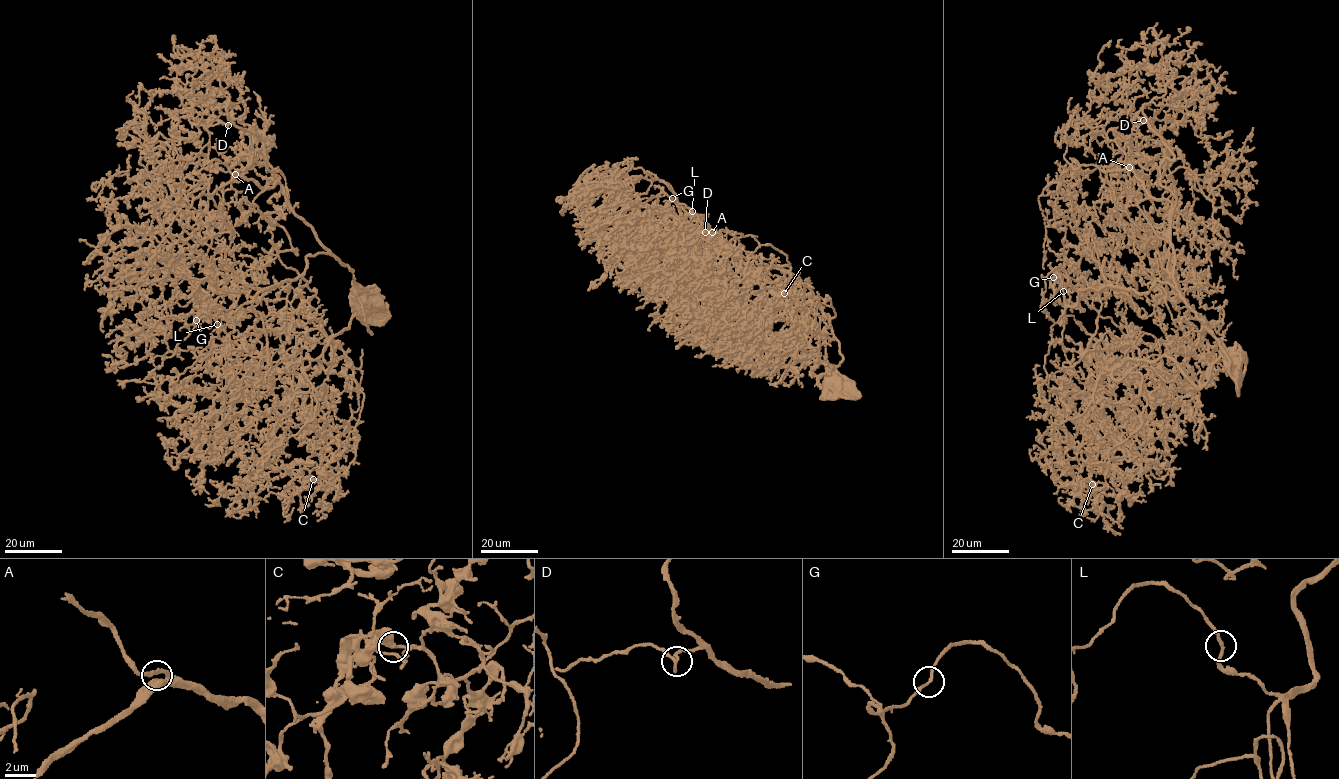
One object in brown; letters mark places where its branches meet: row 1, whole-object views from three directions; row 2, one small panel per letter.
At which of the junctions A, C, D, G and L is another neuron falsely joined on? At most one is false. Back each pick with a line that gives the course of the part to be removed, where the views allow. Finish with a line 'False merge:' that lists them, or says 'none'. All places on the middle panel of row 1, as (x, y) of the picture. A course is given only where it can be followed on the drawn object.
False merge: none

